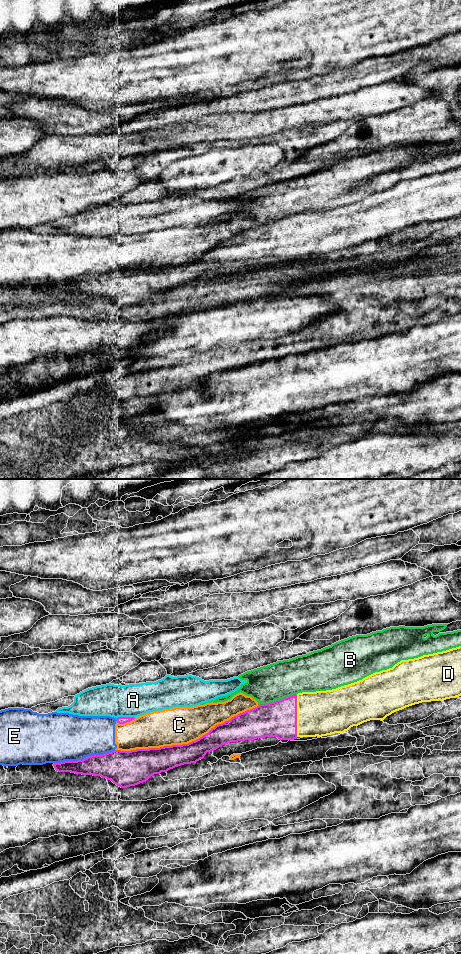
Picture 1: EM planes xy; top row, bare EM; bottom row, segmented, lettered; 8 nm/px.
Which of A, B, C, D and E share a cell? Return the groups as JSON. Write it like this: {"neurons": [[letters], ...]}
{"neurons": [["A"], ["B"], ["C", "E"], ["D"]]}

